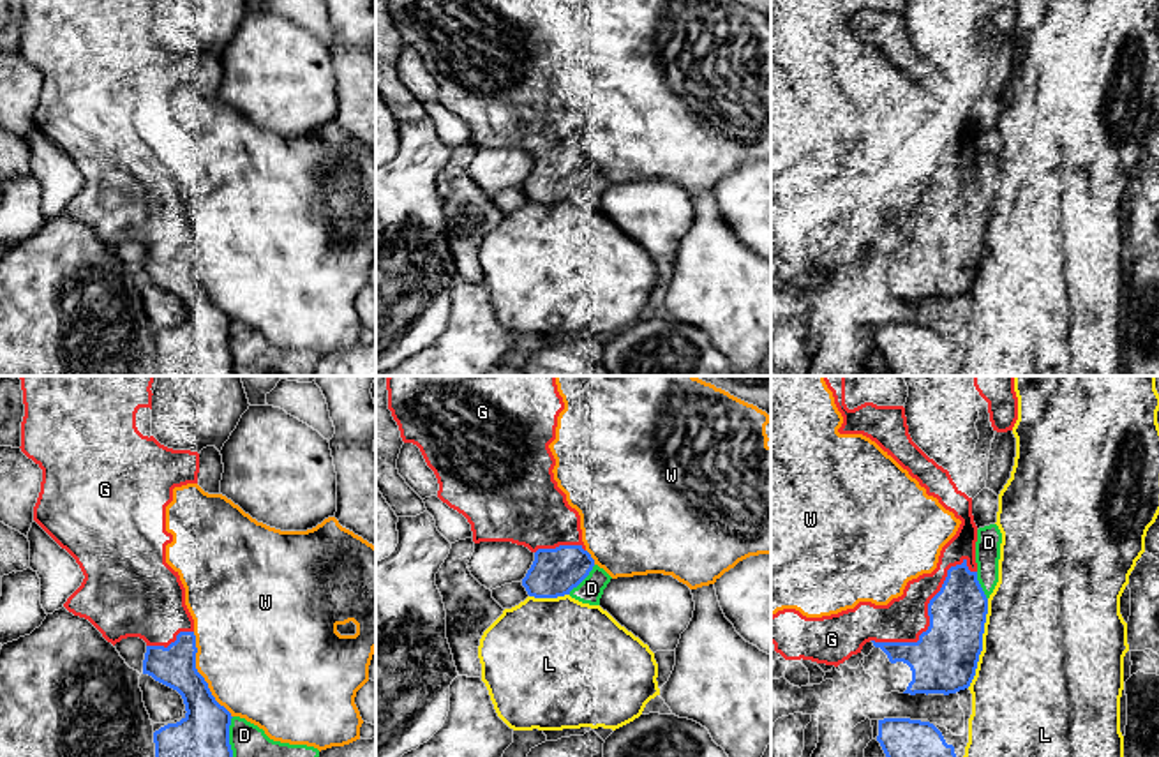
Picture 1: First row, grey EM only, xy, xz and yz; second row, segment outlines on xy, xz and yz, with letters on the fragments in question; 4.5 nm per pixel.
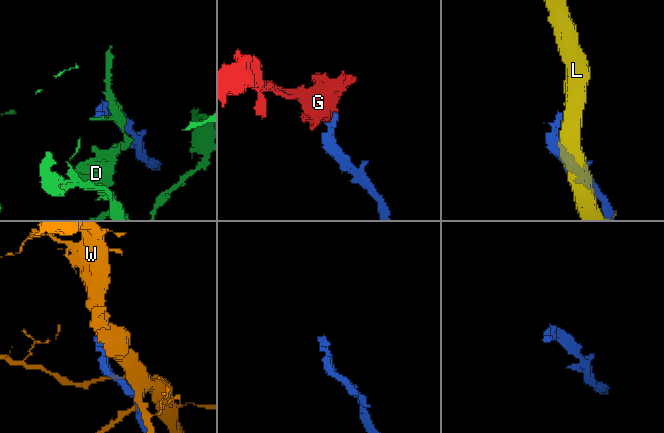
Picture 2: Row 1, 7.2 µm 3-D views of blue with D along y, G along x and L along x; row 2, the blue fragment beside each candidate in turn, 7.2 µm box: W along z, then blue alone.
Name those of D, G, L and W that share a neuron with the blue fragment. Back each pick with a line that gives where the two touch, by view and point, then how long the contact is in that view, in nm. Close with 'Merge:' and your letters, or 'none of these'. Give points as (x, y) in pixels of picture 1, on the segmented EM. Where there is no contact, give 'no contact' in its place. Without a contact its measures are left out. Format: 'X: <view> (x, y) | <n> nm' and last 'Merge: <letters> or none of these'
G: yz (928, 613) | 600 nm
Merge: G

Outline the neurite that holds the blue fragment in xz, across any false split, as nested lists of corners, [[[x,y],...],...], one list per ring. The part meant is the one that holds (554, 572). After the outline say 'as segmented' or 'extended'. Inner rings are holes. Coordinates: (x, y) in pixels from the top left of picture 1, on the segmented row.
[[[388,376],[388,409],[404,443],[420,448],[434,471],[437,498],[471,524],[473,542],[512,542],[527,547],[535,561],[522,579],[529,596],[570,595],[593,570],[594,559],[582,542],[580,515],[554,480],[556,459],[549,445],[556,439],[557,416],[565,409],[556,376]]]; extended

